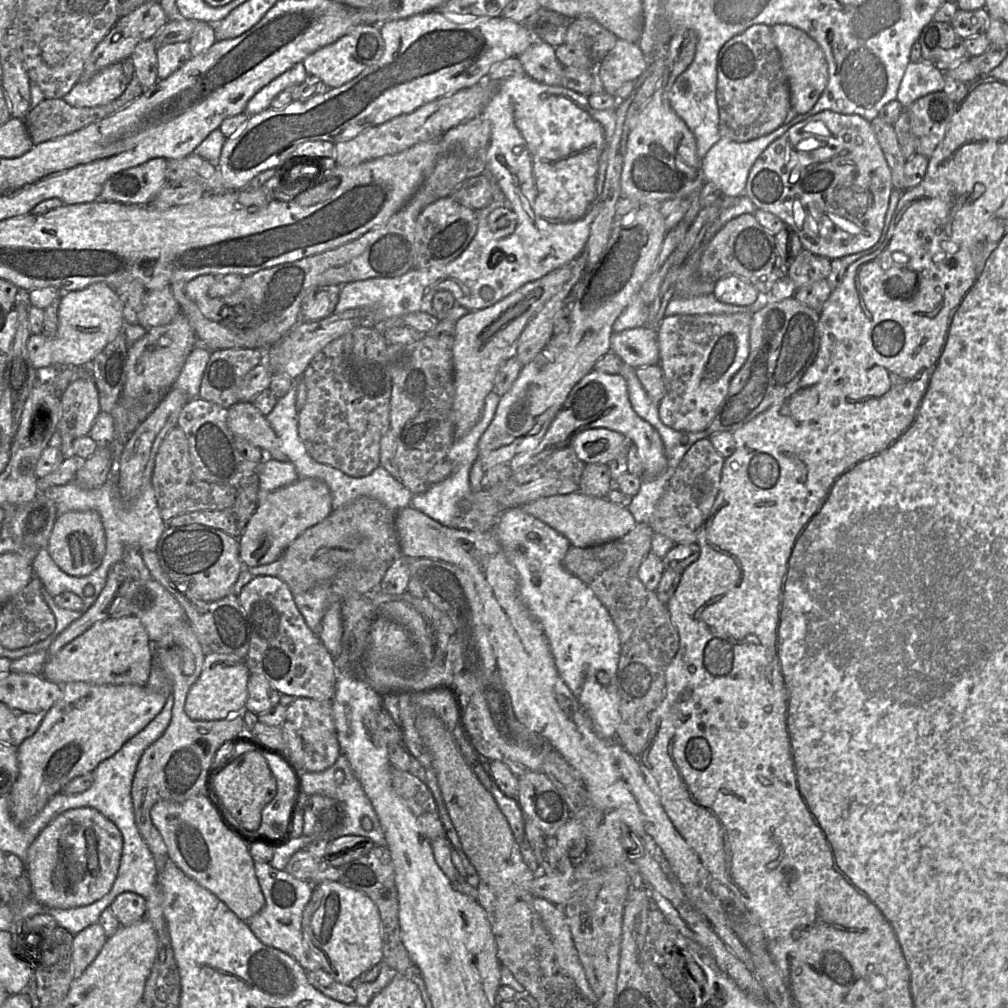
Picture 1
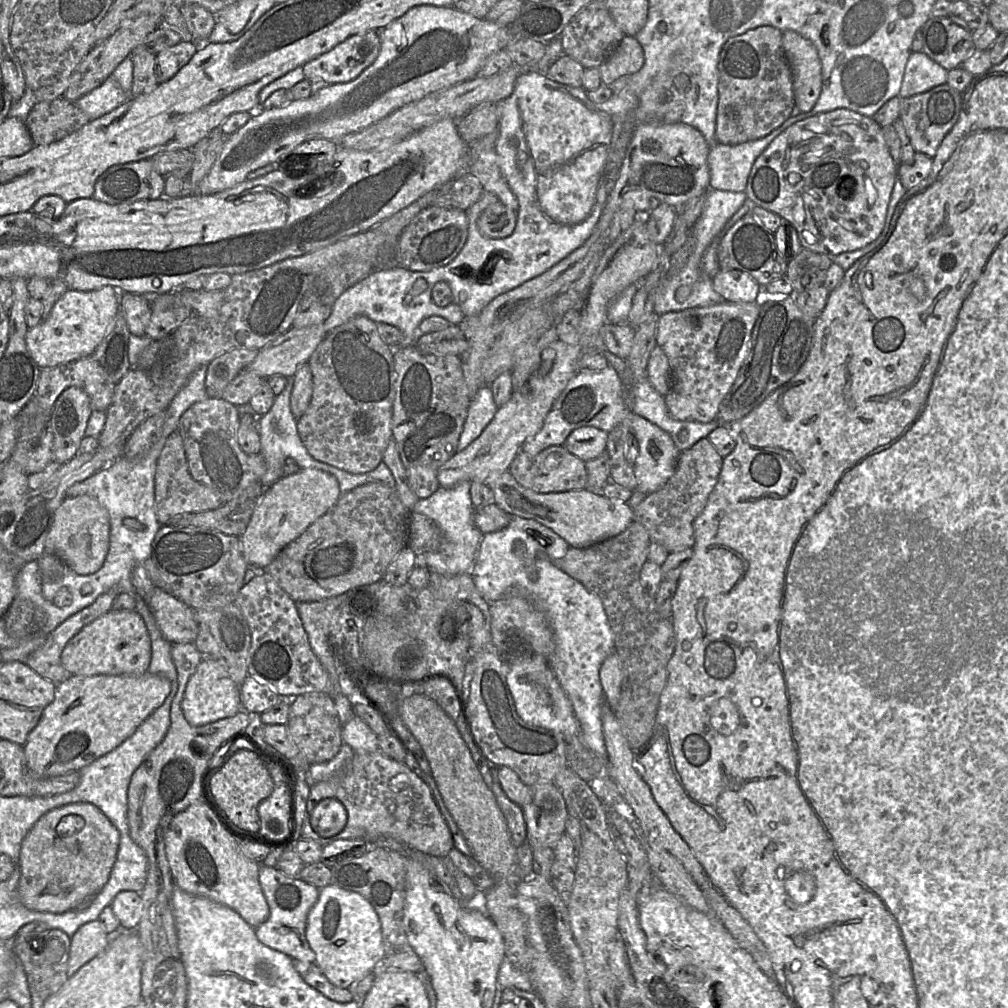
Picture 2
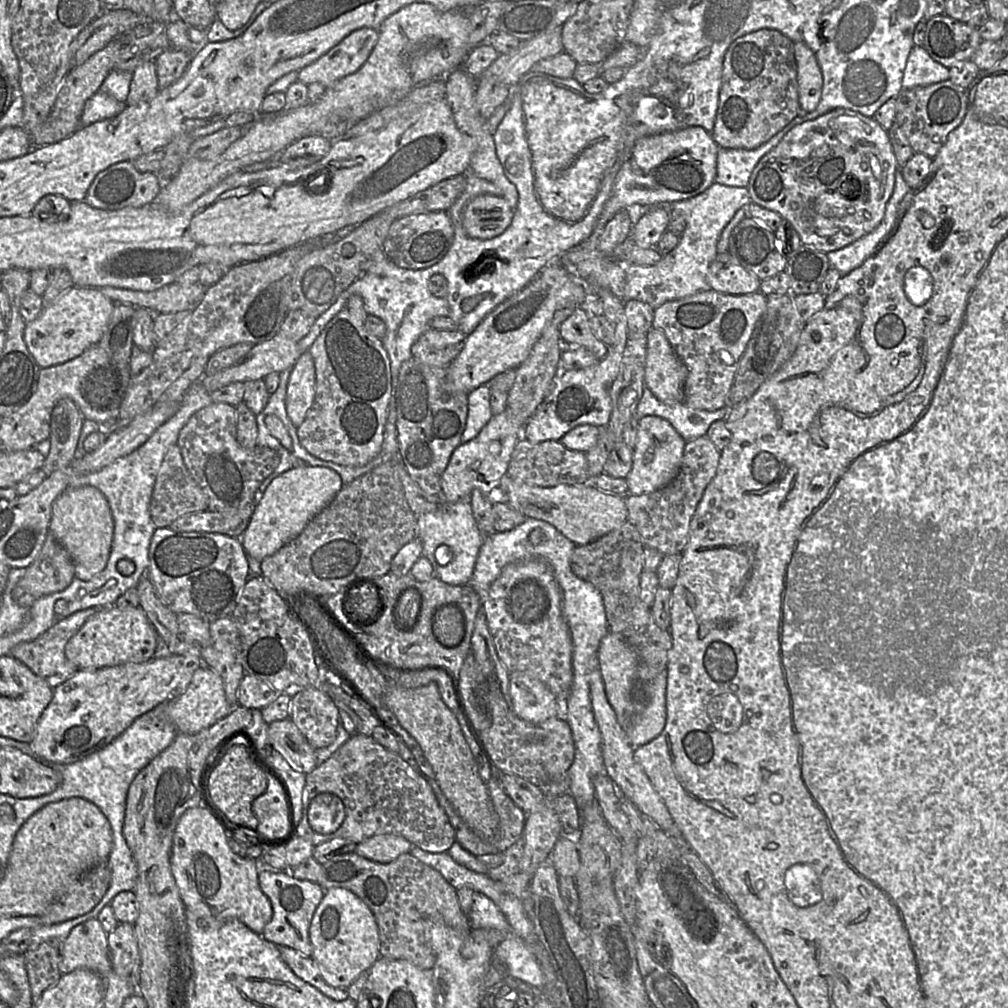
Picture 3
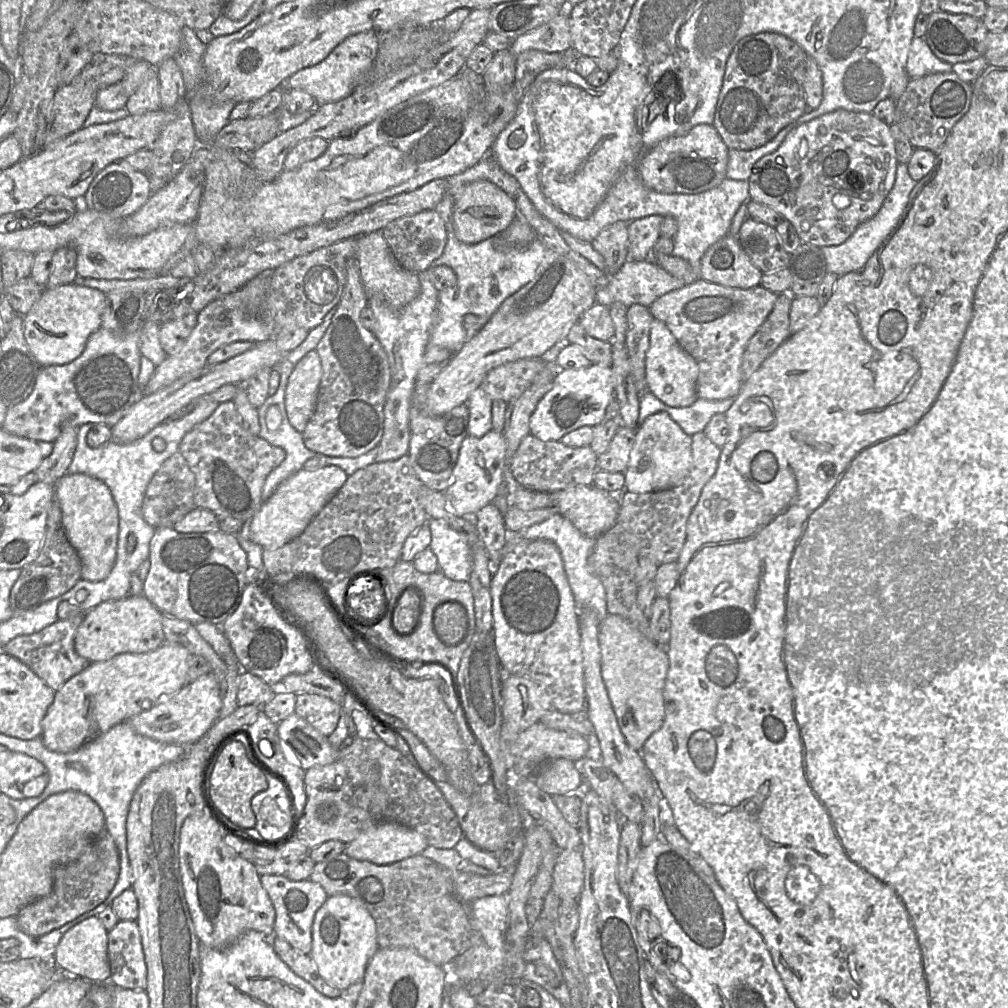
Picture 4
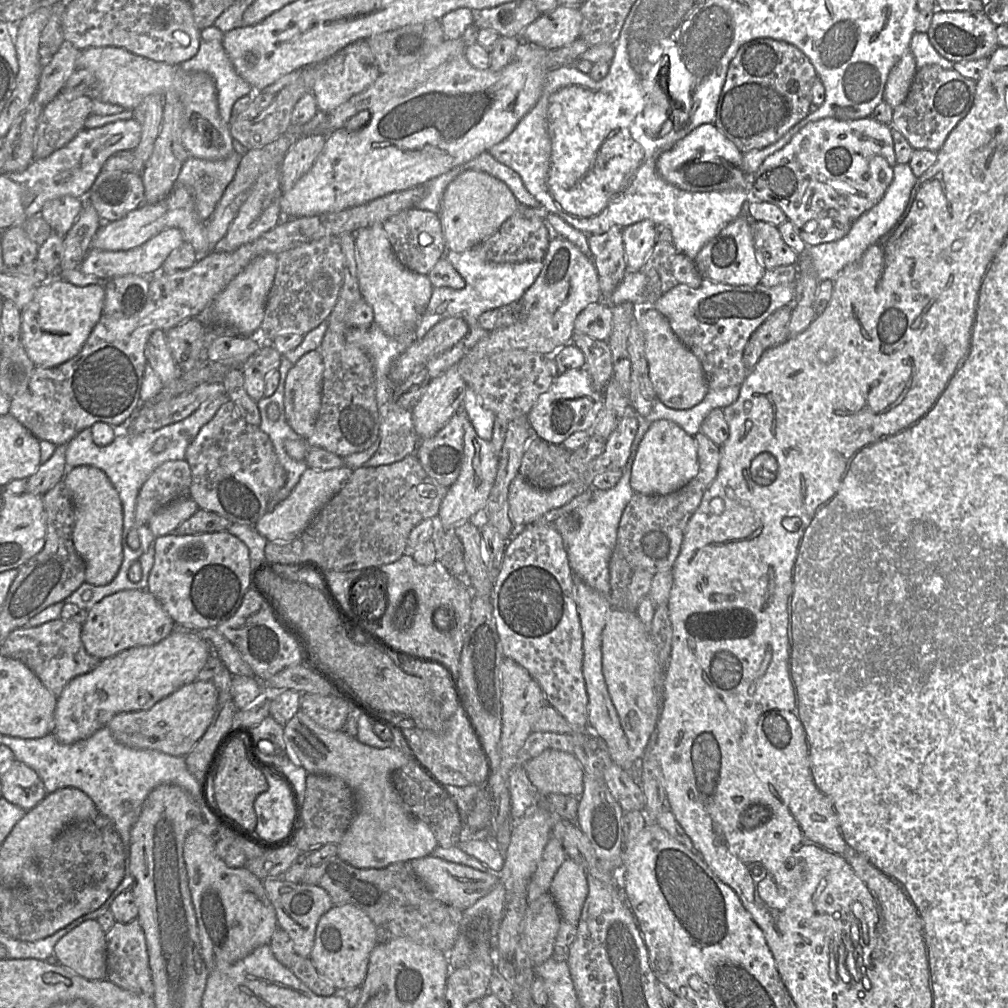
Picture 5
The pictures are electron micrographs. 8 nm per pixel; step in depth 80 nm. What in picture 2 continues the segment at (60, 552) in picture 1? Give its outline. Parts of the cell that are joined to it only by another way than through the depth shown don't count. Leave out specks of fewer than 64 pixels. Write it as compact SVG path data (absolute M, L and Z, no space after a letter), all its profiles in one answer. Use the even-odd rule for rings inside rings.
M65 497L55 511L45 540L45 552L57 556L78 575L90 575L103 565L109 550L110 522L107 510L94 497Z

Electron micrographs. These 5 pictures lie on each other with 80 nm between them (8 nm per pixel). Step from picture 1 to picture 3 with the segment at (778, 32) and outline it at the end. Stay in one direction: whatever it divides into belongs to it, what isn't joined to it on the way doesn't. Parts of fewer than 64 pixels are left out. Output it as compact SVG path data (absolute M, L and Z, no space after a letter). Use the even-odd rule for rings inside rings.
M803 42L794 43L797 65L798 99L800 109L811 112L817 107L823 86L823 77L814 52Z

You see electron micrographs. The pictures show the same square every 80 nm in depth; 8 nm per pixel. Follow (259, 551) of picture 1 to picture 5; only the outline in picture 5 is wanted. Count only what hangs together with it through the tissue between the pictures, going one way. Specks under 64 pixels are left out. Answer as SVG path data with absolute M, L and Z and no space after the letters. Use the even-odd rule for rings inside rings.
M338 467L330 470L307 468L291 493L272 511L267 511L254 525L255 529L268 541L291 541L298 537L312 522L319 511L349 481L353 470Z

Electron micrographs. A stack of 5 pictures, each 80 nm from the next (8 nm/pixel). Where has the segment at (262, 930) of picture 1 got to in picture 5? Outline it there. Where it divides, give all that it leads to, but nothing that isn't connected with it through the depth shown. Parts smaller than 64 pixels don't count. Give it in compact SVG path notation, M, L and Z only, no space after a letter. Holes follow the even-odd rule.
M281 877L265 879L263 886L276 910L278 927L287 932L299 956L309 957L314 947L317 924L320 918L334 906L330 895L319 886L301 882L292 883Z

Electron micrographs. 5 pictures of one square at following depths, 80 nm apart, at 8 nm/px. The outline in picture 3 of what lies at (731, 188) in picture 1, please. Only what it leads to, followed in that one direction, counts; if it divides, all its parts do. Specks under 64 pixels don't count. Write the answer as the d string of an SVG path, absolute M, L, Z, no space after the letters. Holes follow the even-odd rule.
M786 125L770 140L755 149L720 148L717 153L715 183L733 187L747 187L758 161L773 149L790 130Z

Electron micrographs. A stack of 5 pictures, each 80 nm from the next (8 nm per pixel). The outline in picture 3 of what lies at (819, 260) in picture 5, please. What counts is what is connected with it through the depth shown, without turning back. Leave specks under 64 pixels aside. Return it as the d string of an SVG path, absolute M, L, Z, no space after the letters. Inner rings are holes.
M901 170L895 173L895 185L893 193L887 202L885 215L880 224L870 233L852 242L851 244L827 253L832 268L837 269L842 275L847 274L859 267L877 249L881 241L891 231L900 202L909 192L910 187L906 184Z

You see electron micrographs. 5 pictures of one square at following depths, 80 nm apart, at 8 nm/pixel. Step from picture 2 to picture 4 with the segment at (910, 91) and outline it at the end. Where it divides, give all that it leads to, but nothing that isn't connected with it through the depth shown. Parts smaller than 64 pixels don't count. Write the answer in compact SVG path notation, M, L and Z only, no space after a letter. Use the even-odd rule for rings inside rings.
M914 37L908 52L905 71L910 79L916 79L935 73L951 72L952 65L938 59L924 37Z

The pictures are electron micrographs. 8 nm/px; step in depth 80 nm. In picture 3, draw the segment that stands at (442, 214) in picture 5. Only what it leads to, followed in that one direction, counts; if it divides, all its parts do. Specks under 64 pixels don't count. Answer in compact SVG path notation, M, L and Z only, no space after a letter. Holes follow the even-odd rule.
M485 194L467 203L462 224L469 237L491 239L505 232L513 217L514 210L502 196Z

